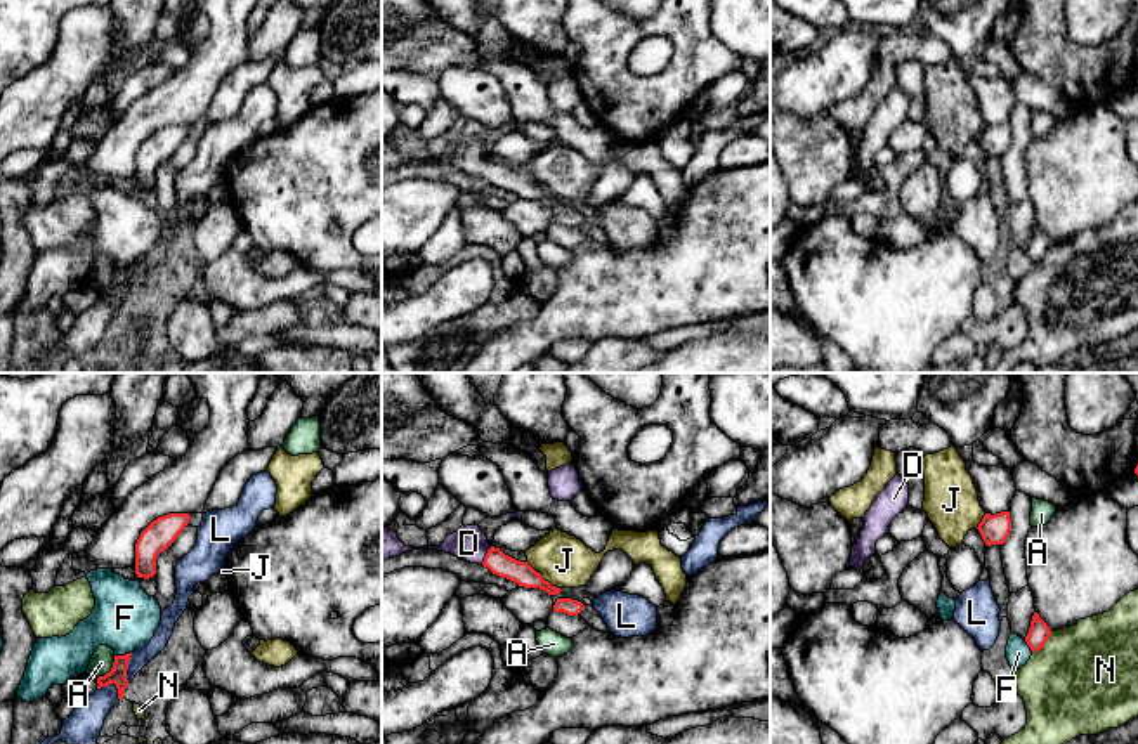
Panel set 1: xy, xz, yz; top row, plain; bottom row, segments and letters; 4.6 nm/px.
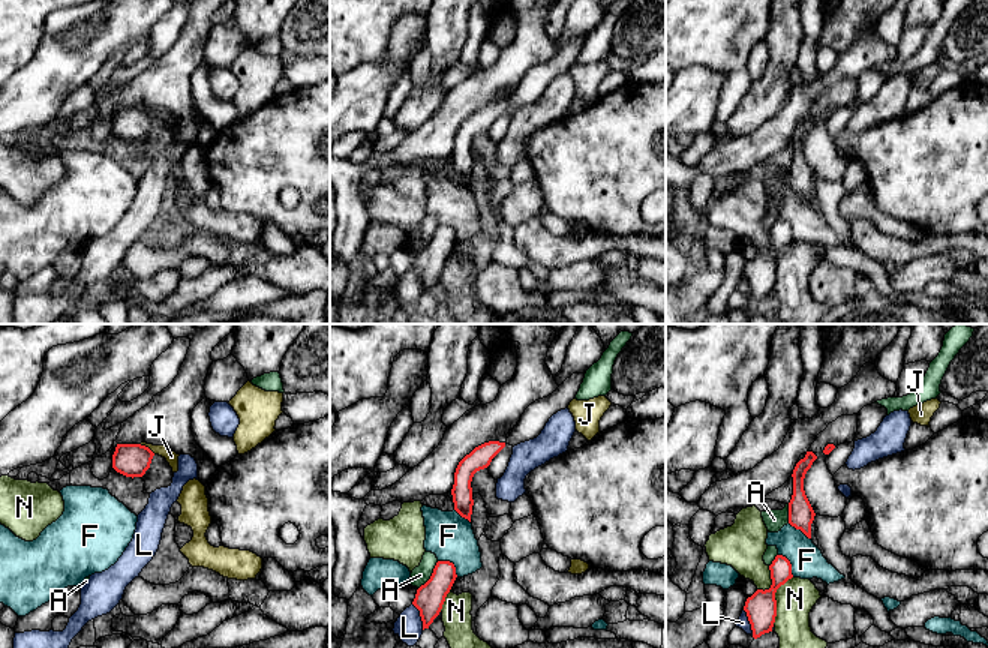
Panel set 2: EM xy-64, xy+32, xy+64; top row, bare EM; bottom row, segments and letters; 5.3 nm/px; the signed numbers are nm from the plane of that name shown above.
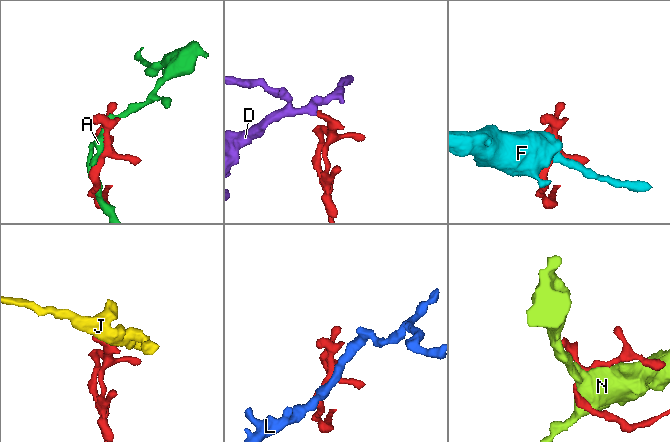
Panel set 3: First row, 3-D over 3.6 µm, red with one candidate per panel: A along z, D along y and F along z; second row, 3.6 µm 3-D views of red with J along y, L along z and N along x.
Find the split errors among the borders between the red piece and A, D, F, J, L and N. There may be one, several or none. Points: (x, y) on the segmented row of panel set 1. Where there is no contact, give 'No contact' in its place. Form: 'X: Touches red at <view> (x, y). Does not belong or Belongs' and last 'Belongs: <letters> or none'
A: Touches red at xy (111, 670). Does not belong
D: Touches red at xz (486, 555). Belongs
F: Touches red at xy (122, 656). Does not belong
J: Touches red at xz (542, 578). Does not belong
L: Touches red at xy (113, 682). Does not belong
N: Touches red at yz (1045, 642). Does not belong
Belongs: D

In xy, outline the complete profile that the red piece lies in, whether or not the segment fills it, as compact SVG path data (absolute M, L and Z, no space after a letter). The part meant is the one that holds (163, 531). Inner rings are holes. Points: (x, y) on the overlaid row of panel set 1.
M168 513L153 520L135 543L135 574L149 579L156 574L156 558L189 524L189 513Z

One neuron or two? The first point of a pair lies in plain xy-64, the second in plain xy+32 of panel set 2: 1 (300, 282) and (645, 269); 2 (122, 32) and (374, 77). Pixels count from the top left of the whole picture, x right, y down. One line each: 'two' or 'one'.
1: one
2: one

